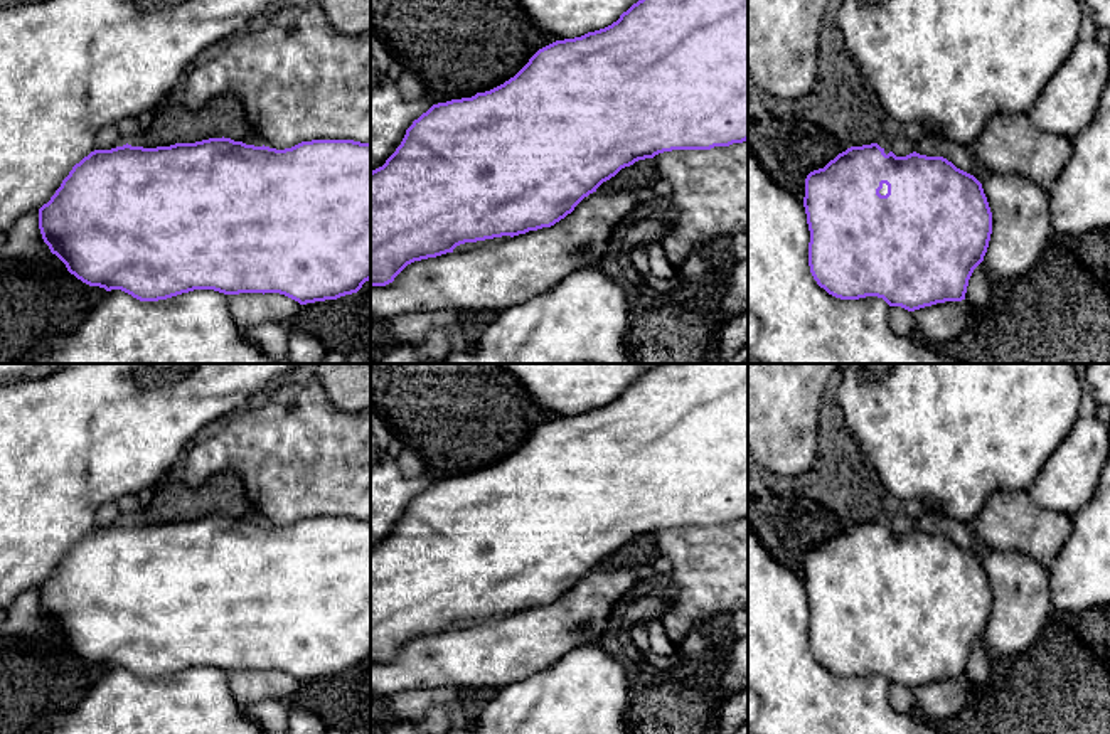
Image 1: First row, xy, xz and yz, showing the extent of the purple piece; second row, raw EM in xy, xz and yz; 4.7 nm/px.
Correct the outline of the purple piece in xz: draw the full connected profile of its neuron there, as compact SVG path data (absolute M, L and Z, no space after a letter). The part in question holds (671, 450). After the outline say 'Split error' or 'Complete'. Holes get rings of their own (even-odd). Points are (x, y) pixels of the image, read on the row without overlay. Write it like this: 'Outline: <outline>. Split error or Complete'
Outline: M664 364L633 380L611 402L539 426L504 461L472 475L433 481L406 507L396 529L371 549L371 663L386 663L411 640L436 635L465 620L519 613L551 604L590 571L638 537L672 527L711 527L748 517L748 364Z. Complete

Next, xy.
Outline: M209 515L195 520L143 525L123 522L94 527L72 544L47 581L39 586L39 606L51 630L71 652L89 663L106 668L121 667L140 678L167 677L194 667L214 667L224 672L280 670L300 682L337 677L357 670L371 657L371 520L354 517L312 517L291 525L254 524L231 515Z. Complete

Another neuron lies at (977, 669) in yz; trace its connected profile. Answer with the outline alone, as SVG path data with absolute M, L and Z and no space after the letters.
M980 640L970 653L965 670L965 678L970 683L980 683L989 677L989 657L990 648Z

